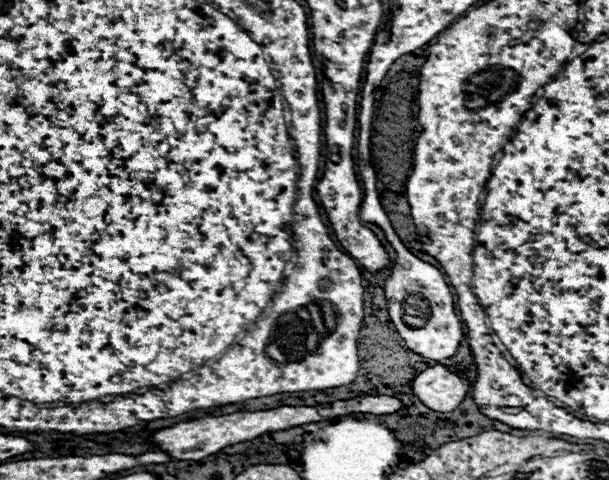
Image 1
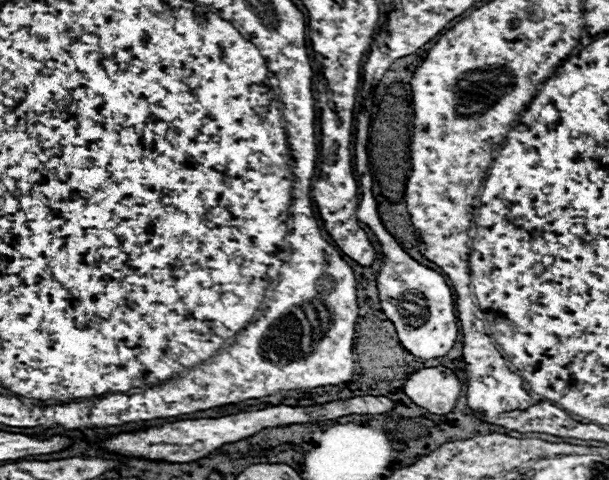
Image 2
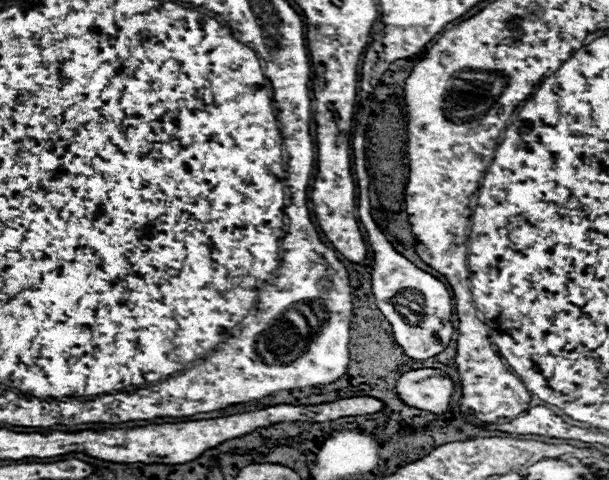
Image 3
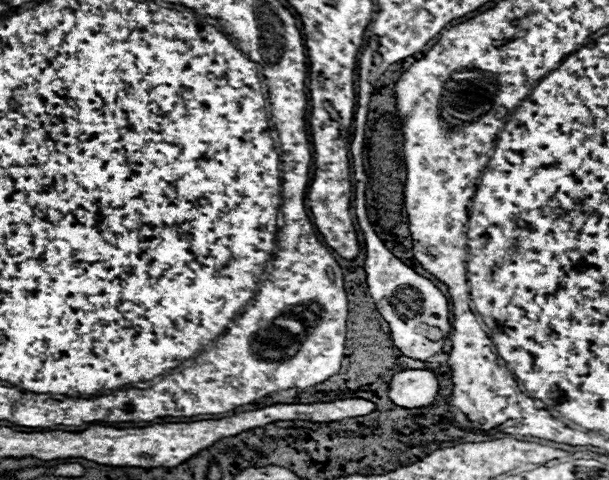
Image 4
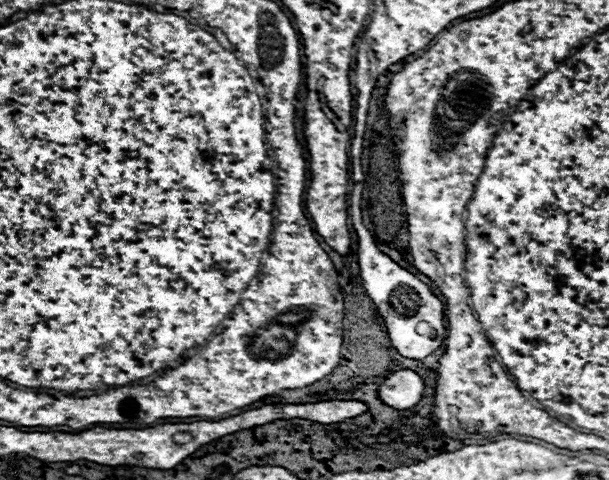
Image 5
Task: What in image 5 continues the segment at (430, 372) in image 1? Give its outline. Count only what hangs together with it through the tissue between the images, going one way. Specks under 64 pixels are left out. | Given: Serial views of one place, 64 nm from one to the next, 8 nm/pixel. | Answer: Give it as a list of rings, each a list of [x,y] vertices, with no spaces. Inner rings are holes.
[[[398,370],[390,374],[380,386],[380,398],[396,410],[408,410],[424,398],[424,390],[426,380],[418,372]]]

